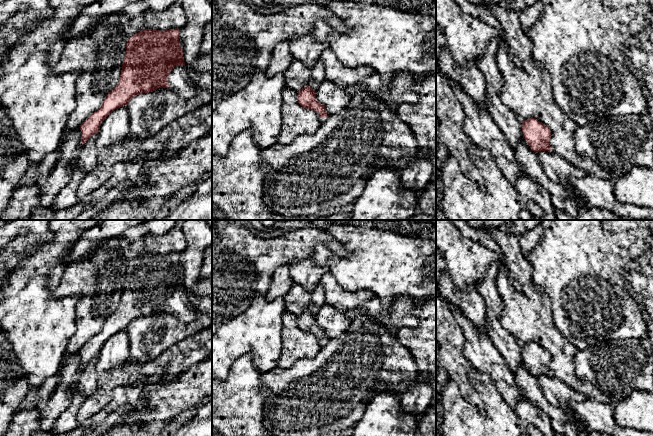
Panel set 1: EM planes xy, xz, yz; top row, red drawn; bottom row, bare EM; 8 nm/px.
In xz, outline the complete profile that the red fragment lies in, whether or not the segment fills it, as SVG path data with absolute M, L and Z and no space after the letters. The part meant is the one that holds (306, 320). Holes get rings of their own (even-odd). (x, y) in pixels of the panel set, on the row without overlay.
M308 309L298 315L298 327L306 332L319 338L321 342L327 341L325 330L316 324L316 316Z

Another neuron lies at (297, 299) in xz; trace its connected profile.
M294 283L291 289L283 296L285 311L299 315L308 309L312 294L303 286Z

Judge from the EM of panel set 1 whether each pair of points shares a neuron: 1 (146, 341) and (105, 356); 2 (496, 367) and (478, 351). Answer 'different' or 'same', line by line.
1: different
2: same

